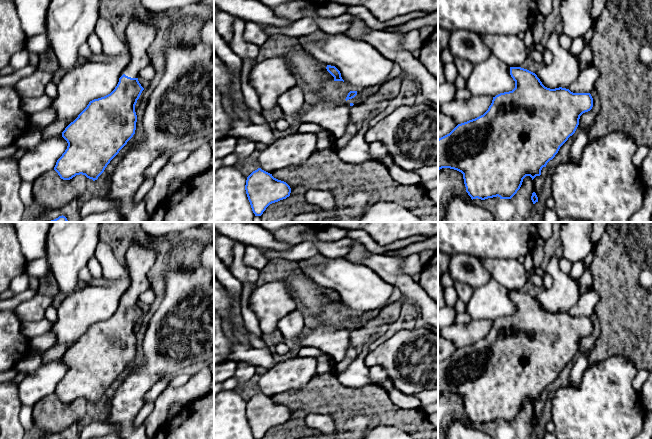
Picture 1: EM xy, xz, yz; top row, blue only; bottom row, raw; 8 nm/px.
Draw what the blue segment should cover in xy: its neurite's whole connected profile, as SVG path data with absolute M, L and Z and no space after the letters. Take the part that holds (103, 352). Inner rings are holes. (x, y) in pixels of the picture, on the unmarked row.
M133 244L126 252L126 266L130 274L130 286L121 296L119 306L108 319L94 323L62 356L68 370L57 384L54 394L61 403L70 404L76 399L85 399L93 405L104 396L110 385L133 361L137 339L135 329L144 312L138 305L141 294L151 290L148 272L156 262L156 252L151 247Z

